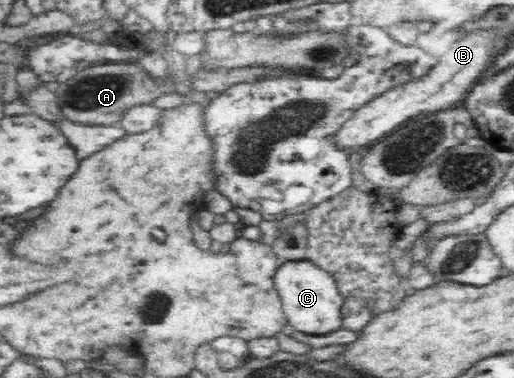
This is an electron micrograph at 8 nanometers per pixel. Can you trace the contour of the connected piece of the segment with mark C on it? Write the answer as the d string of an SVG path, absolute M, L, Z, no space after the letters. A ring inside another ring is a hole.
M309 260L281 263L277 275L275 289L281 296L290 330L311 336L327 336L343 329L341 310L345 297L340 294L333 275Z

